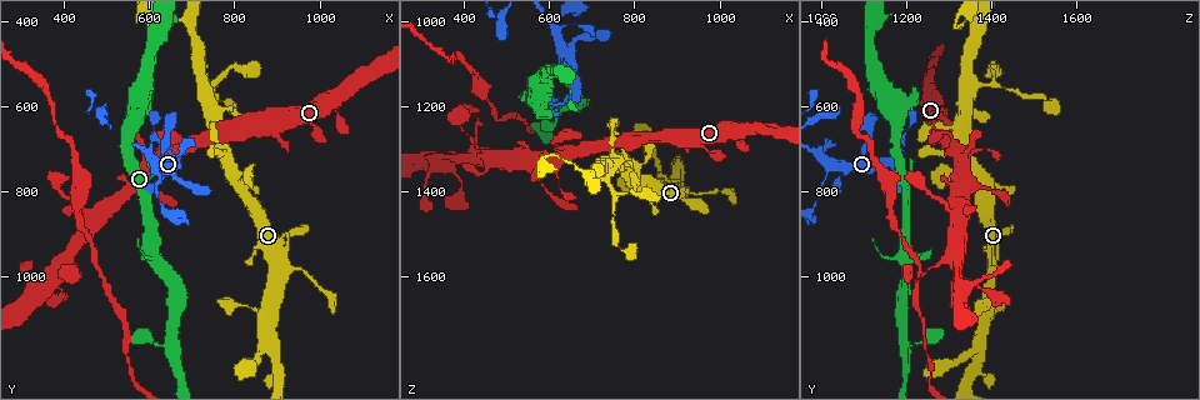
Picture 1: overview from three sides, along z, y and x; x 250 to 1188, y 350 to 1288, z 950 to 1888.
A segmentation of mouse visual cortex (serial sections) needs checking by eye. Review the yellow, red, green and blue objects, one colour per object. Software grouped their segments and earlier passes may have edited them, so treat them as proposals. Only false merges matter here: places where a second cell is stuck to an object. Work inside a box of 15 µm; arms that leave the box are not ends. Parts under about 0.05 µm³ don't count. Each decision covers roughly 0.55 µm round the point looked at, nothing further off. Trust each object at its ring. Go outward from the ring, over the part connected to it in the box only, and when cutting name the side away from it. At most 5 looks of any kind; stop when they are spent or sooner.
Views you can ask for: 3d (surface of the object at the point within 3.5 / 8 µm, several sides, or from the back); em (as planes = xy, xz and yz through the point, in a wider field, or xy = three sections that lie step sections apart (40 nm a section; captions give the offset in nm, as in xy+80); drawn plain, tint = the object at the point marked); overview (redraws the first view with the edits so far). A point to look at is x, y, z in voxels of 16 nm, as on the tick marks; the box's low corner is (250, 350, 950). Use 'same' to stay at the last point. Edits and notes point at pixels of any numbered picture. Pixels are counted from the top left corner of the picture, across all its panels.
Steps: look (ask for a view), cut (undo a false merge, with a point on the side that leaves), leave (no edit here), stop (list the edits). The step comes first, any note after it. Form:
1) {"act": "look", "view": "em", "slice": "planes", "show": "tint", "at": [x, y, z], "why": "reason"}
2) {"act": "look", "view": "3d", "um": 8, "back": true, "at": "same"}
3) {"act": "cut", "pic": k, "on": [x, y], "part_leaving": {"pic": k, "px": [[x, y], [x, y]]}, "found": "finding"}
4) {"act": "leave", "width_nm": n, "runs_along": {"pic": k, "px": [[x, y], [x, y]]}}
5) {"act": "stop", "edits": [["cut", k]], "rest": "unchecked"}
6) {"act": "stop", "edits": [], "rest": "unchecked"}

{"act": "look", "view": "3d", "um": 8, "at": [810, 800, 1385]}

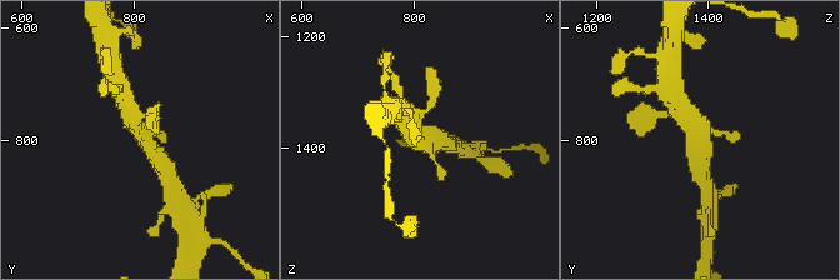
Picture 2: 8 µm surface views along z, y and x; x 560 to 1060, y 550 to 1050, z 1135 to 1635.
{"act": "look", "view": "em", "slice": "xy", "step": 1, "show": "tint", "at": [810, 800, 1385], "why": "now the EM"}

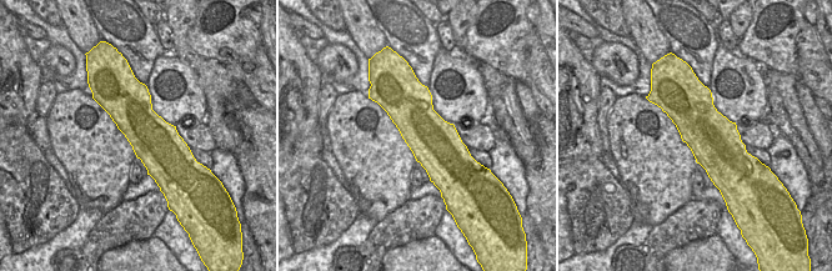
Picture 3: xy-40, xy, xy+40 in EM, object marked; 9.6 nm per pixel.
{"act": "leave", "runs_along": {"pic": 2, "px": [[164, 168], [139, 134], [129, 111]]}, "found": "continuous, no second cell"}

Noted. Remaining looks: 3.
{"act": "look", "view": "3d", "um": 3.5, "at": [730, 560, 1355], "why": "branch point"}

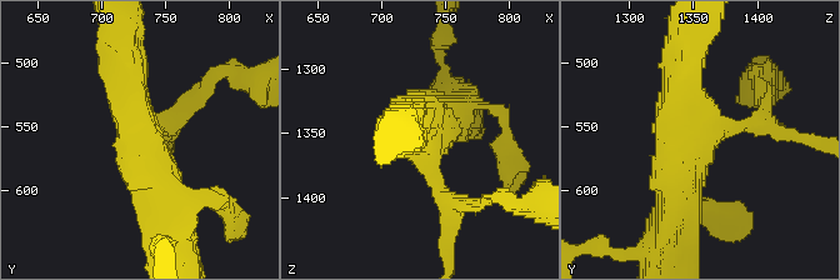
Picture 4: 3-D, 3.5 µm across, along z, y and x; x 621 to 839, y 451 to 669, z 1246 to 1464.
{"act": "look", "view": "em", "slice": "xy", "step": 5, "show": "tint", "at": [732, 554, 1354], "arms": 3, "arm_widths_nm": [200, 500, 500]}

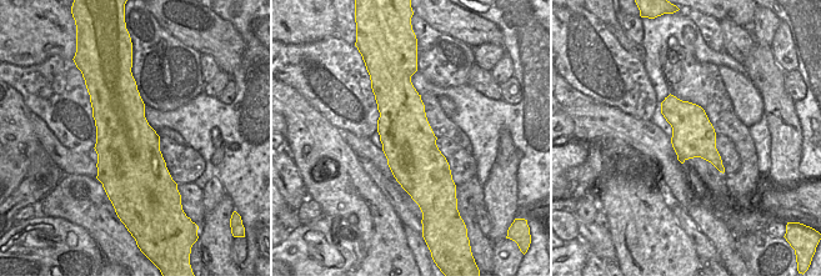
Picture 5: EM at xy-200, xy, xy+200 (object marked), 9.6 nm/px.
{"act": "leave", "runs_along": {"pic": 4, "px": [[173, 223], [141, 156], [123, 65]]}, "found": "continuous, no second cell"}

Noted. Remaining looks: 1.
{"act": "stop", "edits": [], "rest": "unchecked"}

